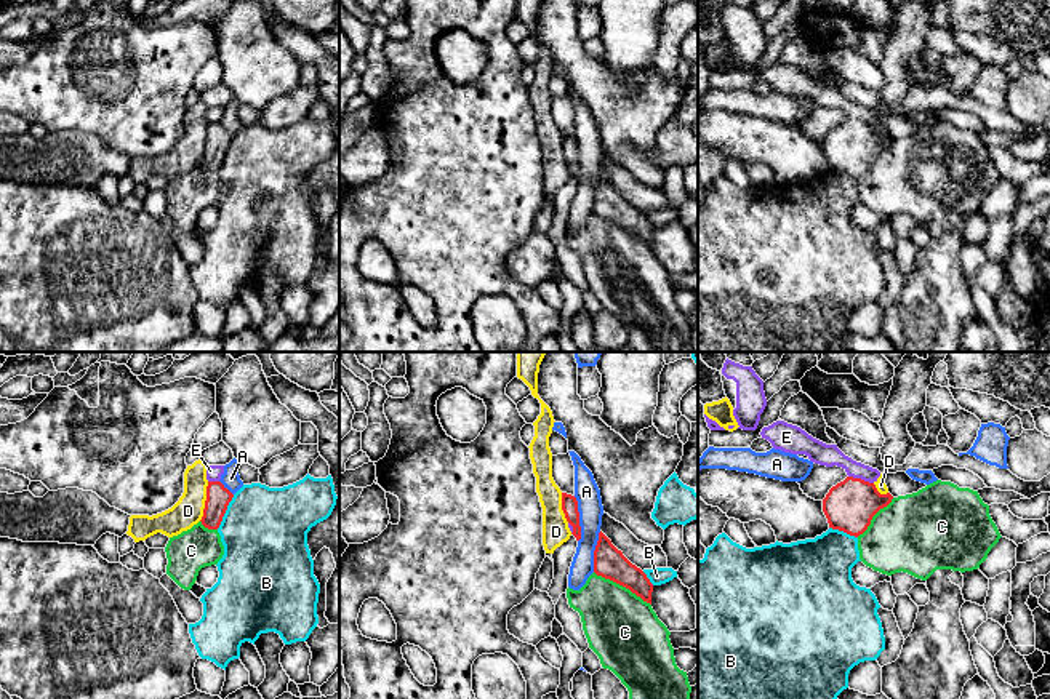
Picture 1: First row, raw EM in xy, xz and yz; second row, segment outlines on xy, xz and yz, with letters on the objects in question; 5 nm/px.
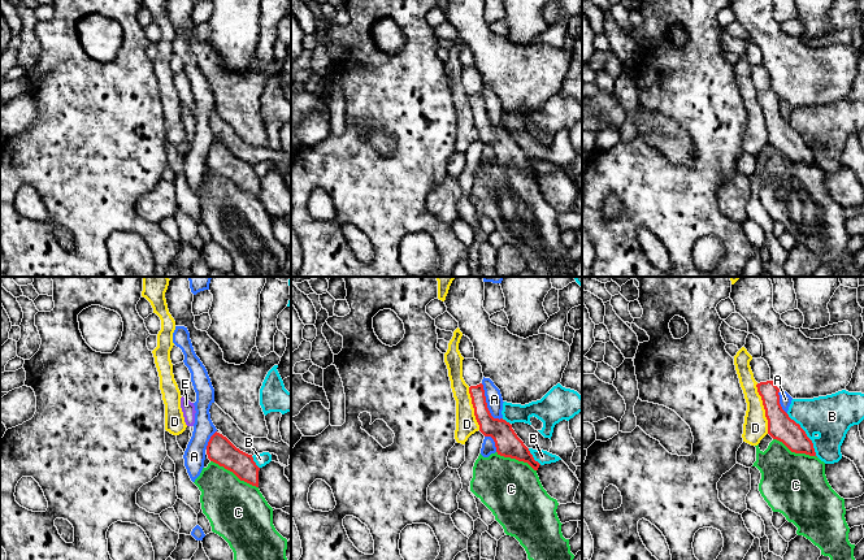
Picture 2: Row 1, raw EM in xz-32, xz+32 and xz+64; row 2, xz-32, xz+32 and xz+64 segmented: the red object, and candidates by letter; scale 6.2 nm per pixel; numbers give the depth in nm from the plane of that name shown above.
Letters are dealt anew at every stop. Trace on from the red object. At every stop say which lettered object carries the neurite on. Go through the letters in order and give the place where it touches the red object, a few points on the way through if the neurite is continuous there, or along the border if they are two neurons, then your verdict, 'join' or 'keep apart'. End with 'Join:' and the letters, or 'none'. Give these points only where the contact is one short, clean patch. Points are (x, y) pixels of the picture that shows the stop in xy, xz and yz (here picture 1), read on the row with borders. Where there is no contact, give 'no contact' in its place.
A: xz (578, 519) | along xz (573, 496), (578, 506), (578, 541) | keep apart
B: xy (224, 512) | keep apart
C: xz (623, 586) | keep apart
D: xy (205, 501) | along xy (208, 482), (204, 515), (199, 520) | keep apart
E: yz (860, 479) | along yz (849, 475), (873, 483) | keep apart
Join: none

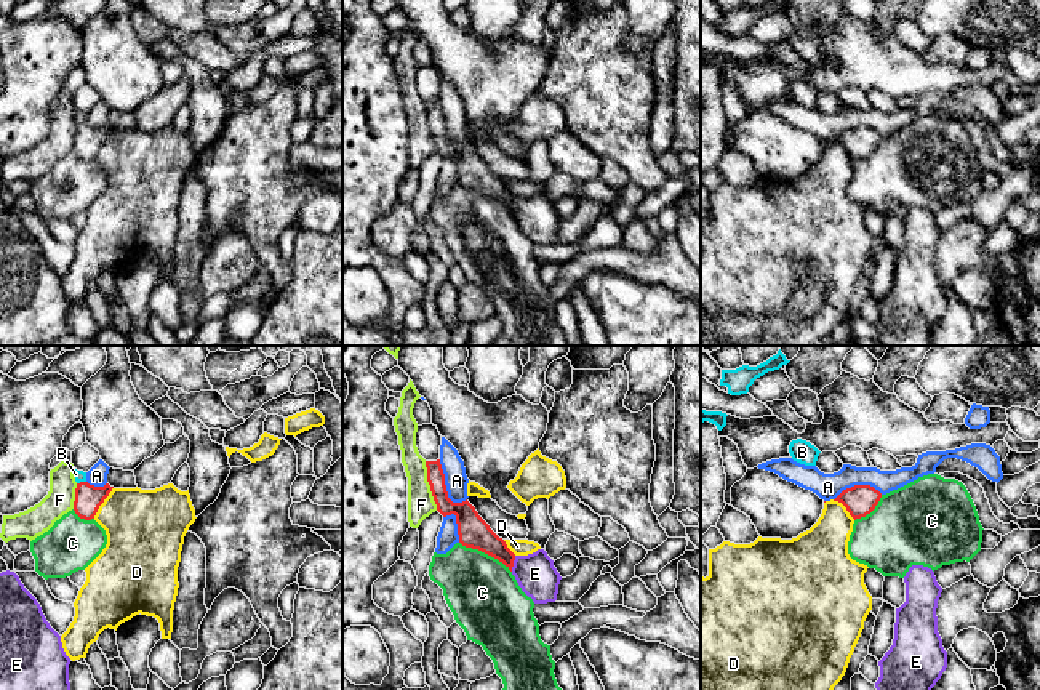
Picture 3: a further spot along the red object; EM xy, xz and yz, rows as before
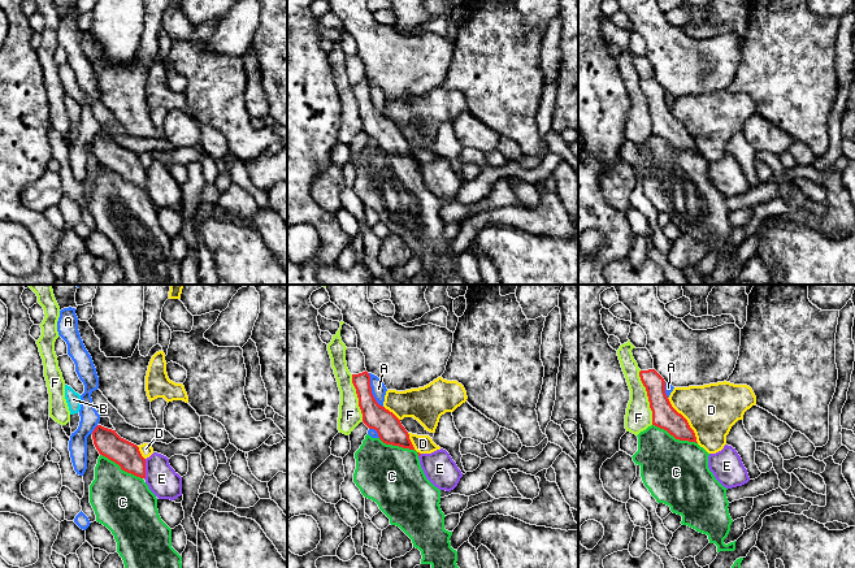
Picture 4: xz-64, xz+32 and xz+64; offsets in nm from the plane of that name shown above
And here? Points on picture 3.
A: xz (445, 487) | along xz (439, 460), (444, 469), (447, 495), (453, 501), (464, 501) | keep apart
B: xy (80, 482) | along xy (85, 481), (77, 484) | keep apart
C: xz (485, 553) | keep apart
D: xy (103, 501) | keep apart
E: xz (512, 564) | along xz (516, 556), (511, 570) | keep apart
F: xz (429, 484) | along xz (424, 461), (429, 490), (437, 509) | keep apart
Join: none

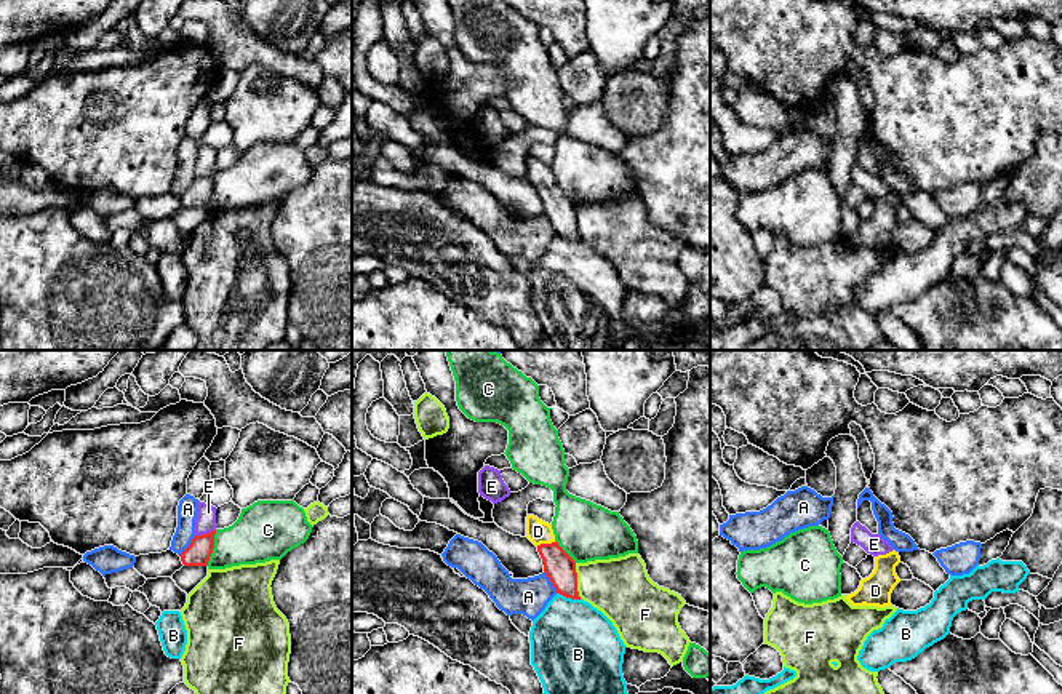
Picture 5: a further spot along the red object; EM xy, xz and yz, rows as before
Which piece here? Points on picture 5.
A: xz (550, 581) | along xz (544, 571), (557, 592) | keep apart
B: xz (570, 597) | keep apart
C: xy (213, 547) | along xy (216, 530), (213, 552), (207, 565) | keep apart
D: xz (544, 544) | across xz (560, 568), (544, 544), (538, 531) | join
E: xy (205, 534) | keep apart
F: xz (576, 581) | keep apart
Join: D

